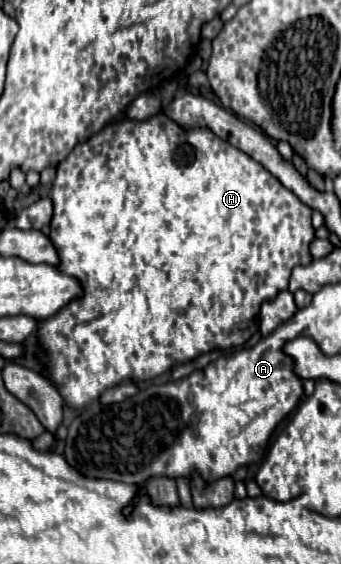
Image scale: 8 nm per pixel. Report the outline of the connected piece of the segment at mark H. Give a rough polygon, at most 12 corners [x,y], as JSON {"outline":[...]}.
{"outline":[[210,129],[58,163],[84,297],[38,327],[84,407],[244,345],[312,209]]}

